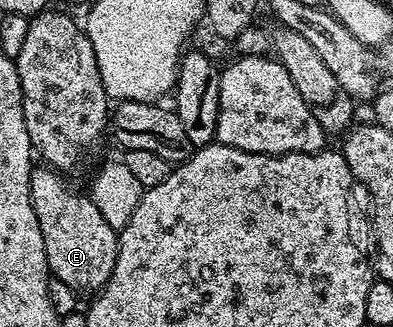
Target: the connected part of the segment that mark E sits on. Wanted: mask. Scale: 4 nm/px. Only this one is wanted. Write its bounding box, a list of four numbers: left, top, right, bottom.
[30,166,120,294]

